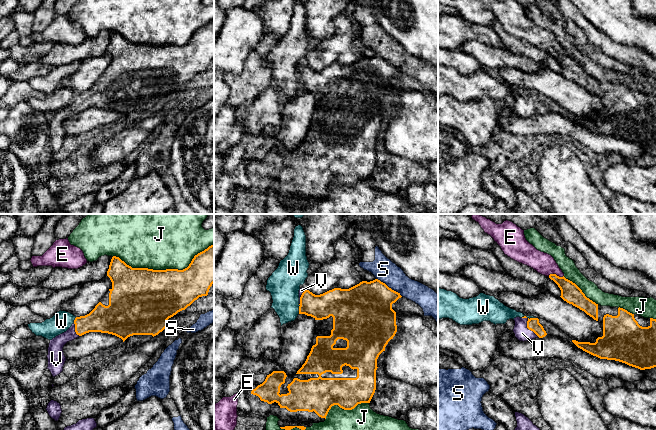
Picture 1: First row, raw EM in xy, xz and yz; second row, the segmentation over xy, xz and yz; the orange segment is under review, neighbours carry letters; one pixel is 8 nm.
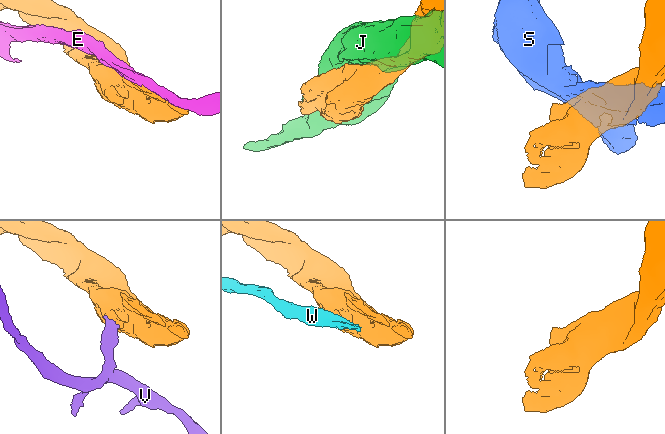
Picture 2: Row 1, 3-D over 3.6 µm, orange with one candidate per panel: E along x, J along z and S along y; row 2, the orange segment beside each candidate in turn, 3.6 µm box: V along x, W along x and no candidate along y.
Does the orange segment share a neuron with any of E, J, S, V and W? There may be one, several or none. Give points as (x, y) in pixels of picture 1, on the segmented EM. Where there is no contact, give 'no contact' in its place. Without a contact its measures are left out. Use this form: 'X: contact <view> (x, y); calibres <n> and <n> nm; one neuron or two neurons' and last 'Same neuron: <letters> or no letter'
E: contact yz (556, 275); calibres 160 and 170 nm; two neurons
J: contact xy (164, 270); calibres 460 and 480 nm; two neurons
S: contact xz (388, 287); calibres 420 and 180 nm; two neurons
V: contact yz (527, 327); calibres 100 and 120 nm; one neuron
W: contact xz (299, 309); calibres 200 and 260 nm; two neurons
Same neuron: V

